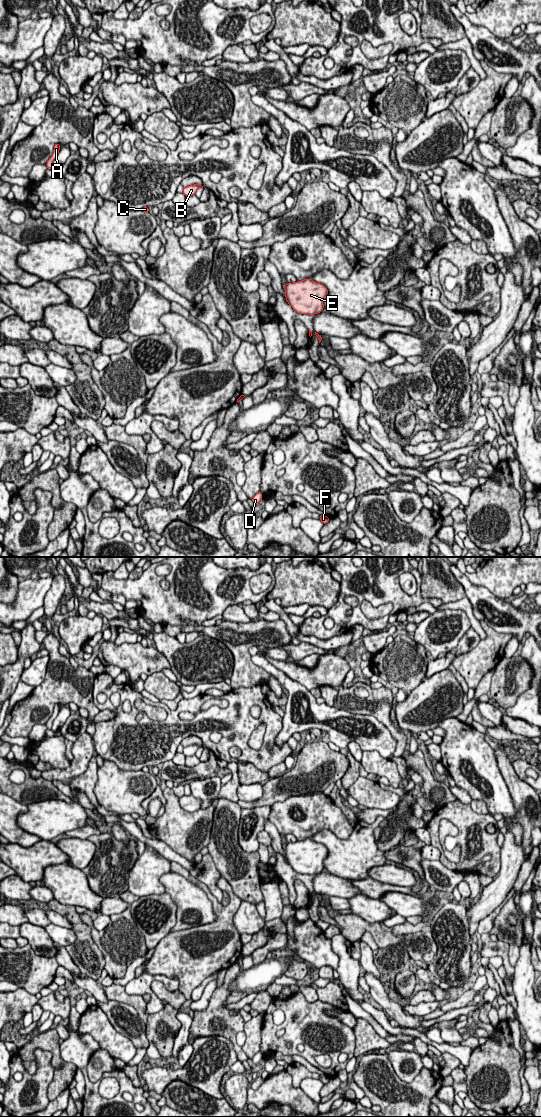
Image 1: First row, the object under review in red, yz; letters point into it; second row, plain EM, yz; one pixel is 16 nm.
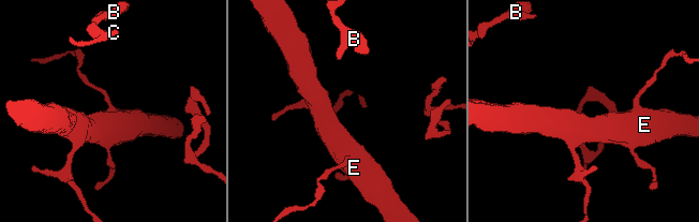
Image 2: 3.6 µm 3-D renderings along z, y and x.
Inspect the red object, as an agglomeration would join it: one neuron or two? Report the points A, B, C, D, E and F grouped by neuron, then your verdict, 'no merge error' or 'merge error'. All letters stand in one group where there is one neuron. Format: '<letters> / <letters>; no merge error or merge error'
A B C D F / E; merge error

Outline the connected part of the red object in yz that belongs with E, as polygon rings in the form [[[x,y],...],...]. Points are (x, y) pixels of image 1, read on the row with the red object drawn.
[[[303,279],[284,286],[285,298],[296,313],[314,315],[324,309],[328,289],[321,283]]]

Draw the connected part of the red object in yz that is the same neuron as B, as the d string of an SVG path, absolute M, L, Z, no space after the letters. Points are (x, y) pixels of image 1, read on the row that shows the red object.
M193 184L193 185L184 187L182 193L185 196L193 196L193 195L195 195L198 188L203 188L203 186L200 184Z

